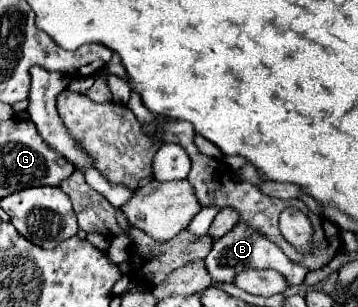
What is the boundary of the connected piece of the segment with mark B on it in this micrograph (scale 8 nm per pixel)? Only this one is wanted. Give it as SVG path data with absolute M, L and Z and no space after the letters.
M235 224L225 236L221 236L211 252L207 254L205 258L205 266L207 266L207 272L209 276L217 282L217 284L233 284L235 276L243 270L263 270L263 268L273 268L273 270L279 270L287 282L291 286L297 286L297 284L303 284L309 268L303 268L301 264L295 264L293 260L287 260L285 252L277 246L277 244L271 244L271 240L267 240L261 232L255 232L255 228L251 228L249 224Z

